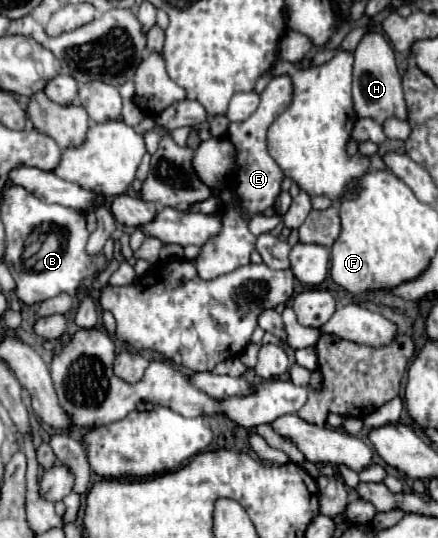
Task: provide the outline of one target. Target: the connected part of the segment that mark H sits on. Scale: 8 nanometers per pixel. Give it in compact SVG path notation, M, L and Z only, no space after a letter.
M367 31L355 49L355 65L353 65L353 103L359 117L375 119L383 123L389 117L407 119L407 107L401 89L401 77L395 65L395 53L389 41L375 31Z

